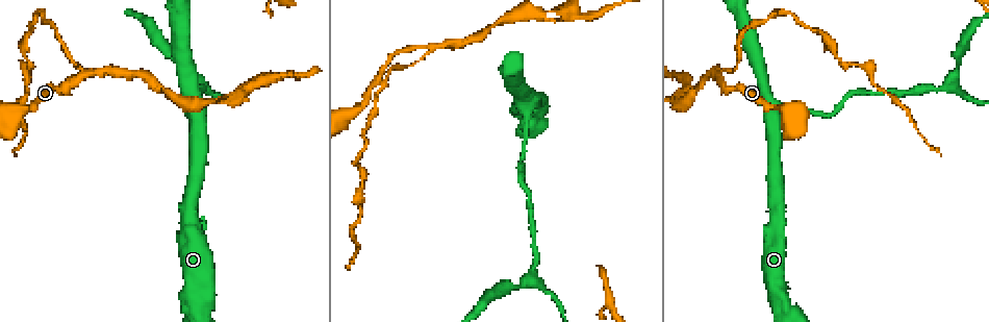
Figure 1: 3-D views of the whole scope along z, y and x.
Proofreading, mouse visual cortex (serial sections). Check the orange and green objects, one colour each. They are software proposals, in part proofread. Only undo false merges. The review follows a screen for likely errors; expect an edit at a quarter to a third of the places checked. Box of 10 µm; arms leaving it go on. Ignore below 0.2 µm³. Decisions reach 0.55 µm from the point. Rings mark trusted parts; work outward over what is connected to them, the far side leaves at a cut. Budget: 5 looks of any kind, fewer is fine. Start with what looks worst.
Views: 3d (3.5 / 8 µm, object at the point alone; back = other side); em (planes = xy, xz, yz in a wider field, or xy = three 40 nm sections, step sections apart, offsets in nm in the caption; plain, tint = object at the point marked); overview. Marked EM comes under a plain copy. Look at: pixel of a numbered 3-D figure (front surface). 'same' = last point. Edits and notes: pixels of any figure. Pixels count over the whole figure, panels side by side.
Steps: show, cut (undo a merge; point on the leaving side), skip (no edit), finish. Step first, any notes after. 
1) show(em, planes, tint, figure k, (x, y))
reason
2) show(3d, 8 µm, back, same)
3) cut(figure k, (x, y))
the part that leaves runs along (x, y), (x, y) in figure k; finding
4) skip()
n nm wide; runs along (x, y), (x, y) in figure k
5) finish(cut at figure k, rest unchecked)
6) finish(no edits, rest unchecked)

show(3d, 3.5 µm, figure 1, (426, 48))
abrupt turn

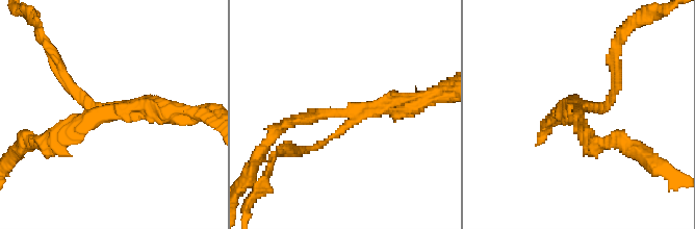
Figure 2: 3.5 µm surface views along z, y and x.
show(em, planes, tint, figure 2, (577, 109))
3 arms; arms of 100, 200, 250 nm; need the tissue

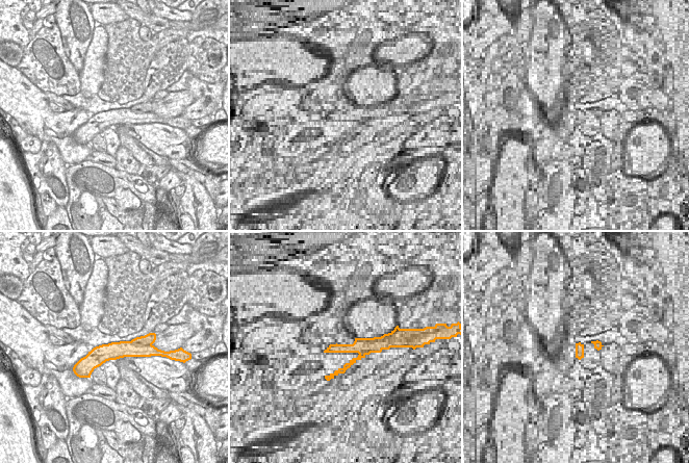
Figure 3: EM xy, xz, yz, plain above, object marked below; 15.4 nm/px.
cut(figure 2, (73, 92))
the part that leaves runs along (94, 106), (71, 87), (40, 33) in figure 2; two cells meet here

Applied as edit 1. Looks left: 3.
show(overview)

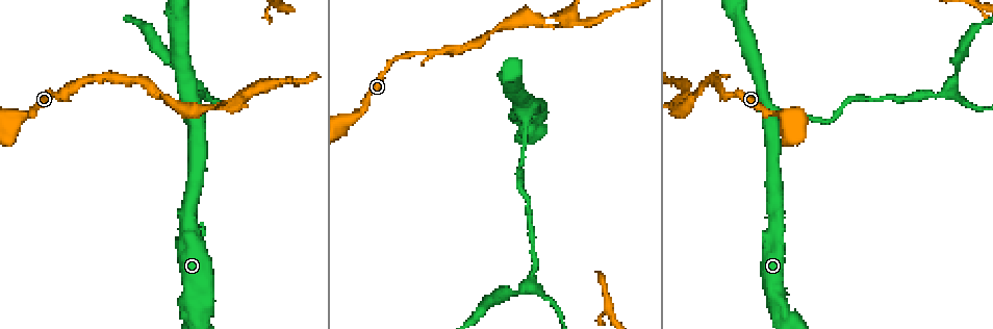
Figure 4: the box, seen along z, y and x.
show(3d, 3.5 µm, figure 4, (15, 117))
two arms in line, one across

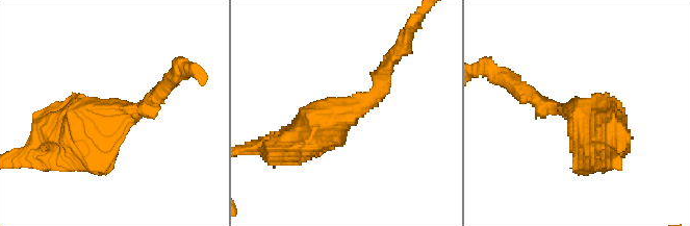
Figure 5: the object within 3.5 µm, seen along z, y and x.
show(em, xy, step 2, tint, figure 5, (352, 111))
3 arms; arms of 200, 500, 600 nm; now the EM

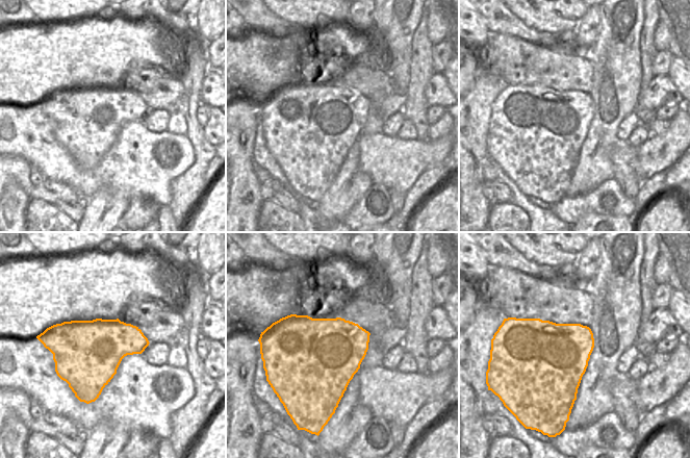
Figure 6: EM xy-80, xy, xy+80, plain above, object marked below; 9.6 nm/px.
skip()
750 nm wide; runs along (156, 95), (95, 127), (102, 166) in figure 5; one cell here

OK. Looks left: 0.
finish(cut at figure 2, rest unchecked)

